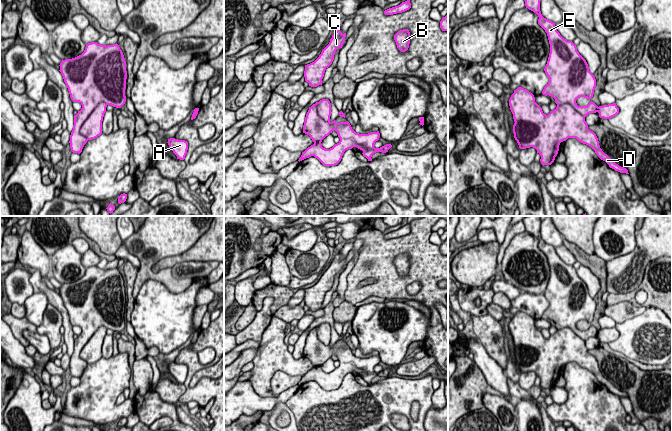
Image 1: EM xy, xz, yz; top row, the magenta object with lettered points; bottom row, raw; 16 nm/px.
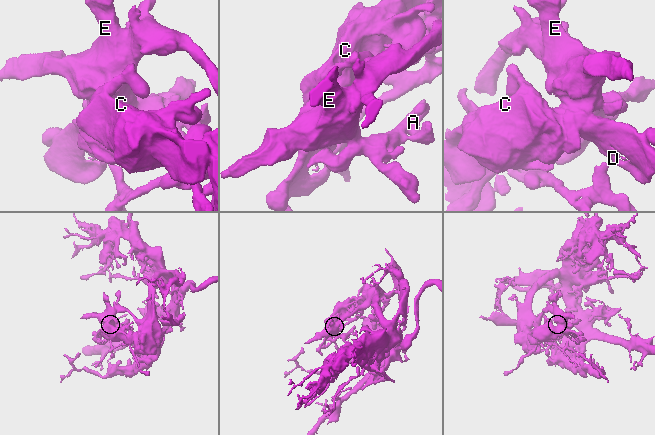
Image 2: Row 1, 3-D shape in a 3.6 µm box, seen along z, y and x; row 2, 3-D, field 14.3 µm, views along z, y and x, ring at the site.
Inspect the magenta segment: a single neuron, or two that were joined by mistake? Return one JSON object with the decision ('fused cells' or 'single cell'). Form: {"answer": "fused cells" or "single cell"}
{"answer": "single cell"}

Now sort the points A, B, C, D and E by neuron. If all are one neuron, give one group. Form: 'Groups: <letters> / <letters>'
Groups: A B C D E

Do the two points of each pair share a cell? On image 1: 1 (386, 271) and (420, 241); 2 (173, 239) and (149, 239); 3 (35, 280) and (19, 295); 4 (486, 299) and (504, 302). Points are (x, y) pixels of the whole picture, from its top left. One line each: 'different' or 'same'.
1: same
2: same
3: different
4: different

